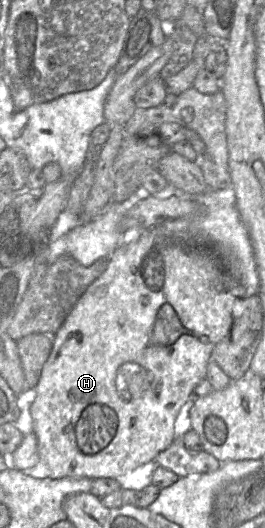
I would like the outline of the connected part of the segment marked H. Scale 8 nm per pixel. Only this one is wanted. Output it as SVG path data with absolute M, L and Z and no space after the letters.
M151 229L132 242L120 245L109 256L108 267L79 298L62 326L53 336L53 348L45 362L35 393L29 399L30 429L37 437L42 473L52 479L65 477L122 477L137 467L153 461L175 439L175 424L195 387L207 376L214 347L230 332L234 322L234 307L246 292L239 281L223 265L217 251L209 245L187 246L168 240Z

